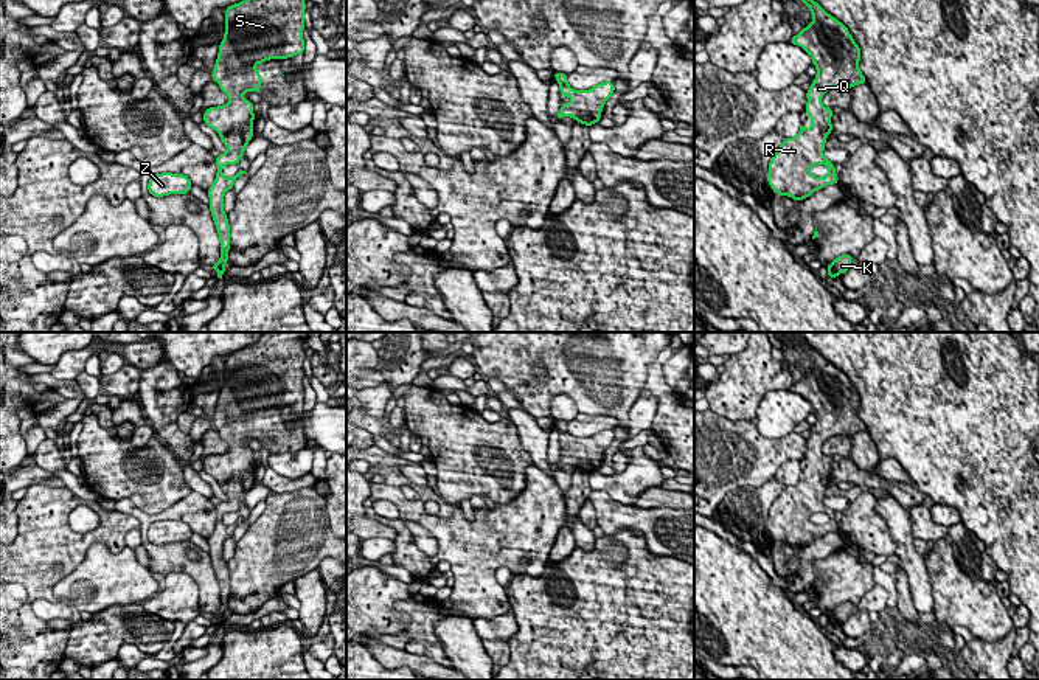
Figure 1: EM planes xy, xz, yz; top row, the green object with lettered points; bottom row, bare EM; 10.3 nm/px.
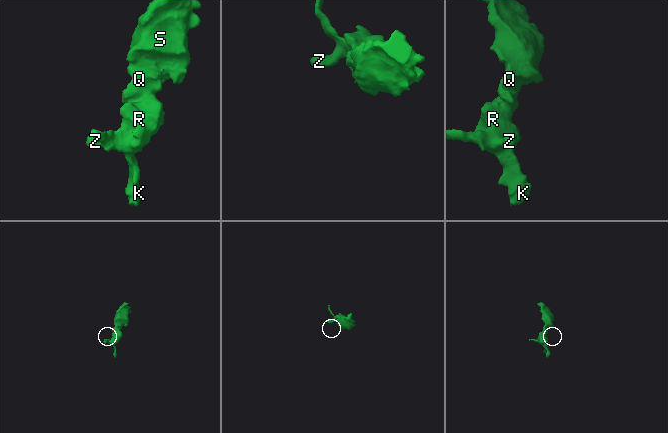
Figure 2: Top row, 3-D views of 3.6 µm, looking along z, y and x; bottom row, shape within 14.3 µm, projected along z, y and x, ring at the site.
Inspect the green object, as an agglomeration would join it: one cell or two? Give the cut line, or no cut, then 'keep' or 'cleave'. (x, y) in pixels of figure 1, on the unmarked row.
cut none; keep

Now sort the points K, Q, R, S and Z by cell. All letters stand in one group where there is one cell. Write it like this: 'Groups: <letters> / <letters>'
Groups: K Q R S Z

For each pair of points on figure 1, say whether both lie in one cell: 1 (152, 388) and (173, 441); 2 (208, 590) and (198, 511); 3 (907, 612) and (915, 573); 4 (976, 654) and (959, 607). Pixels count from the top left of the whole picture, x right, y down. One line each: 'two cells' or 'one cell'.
1: one cell
2: one cell
3: two cells
4: two cells

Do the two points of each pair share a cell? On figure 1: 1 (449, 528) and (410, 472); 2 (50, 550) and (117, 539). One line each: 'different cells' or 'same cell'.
1: different cells
2: same cell

